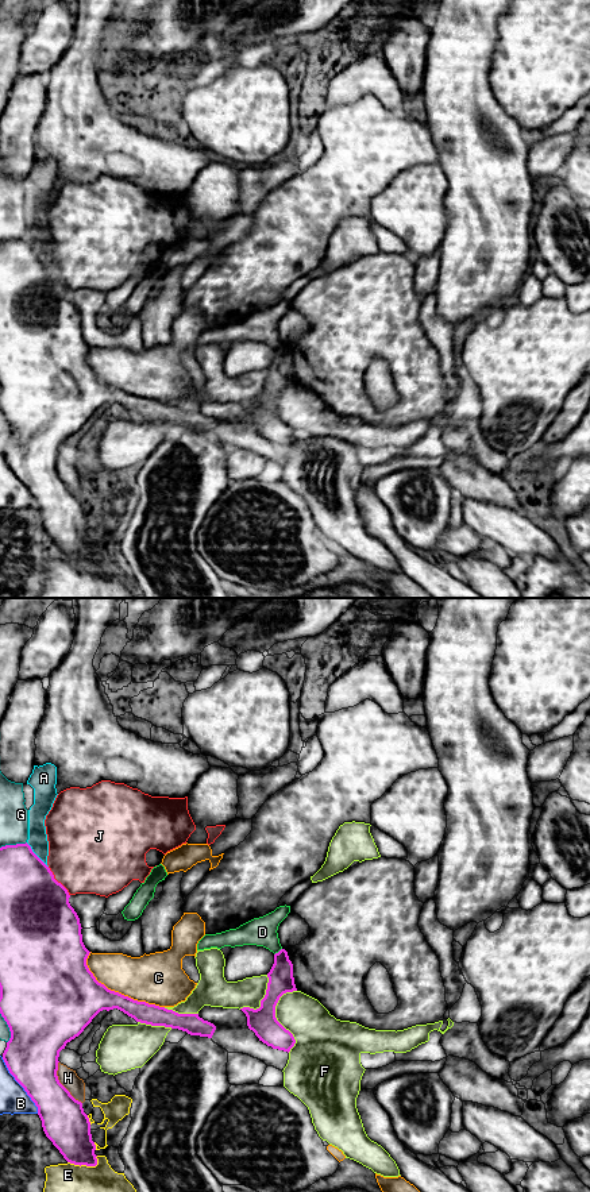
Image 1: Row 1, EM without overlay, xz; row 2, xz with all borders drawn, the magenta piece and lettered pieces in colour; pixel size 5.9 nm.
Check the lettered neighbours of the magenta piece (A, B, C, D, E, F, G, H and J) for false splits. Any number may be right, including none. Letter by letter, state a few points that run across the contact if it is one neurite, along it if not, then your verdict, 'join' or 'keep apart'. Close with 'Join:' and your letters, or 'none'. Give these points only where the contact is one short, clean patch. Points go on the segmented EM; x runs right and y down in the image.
A: keep apart
B: keep apart
C: keep apart
D: line xz (281, 948), (274, 955); keep apart
E: keep apart
F: keep apart
G: keep apart
H: keep apart
J: keep apart
Join: none

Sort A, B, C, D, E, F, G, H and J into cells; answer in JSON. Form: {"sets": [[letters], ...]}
{"sets": [["A"], ["B"], ["C"], ["D"], ["E"], ["F"], ["G"], ["H"], ["J"]]}

